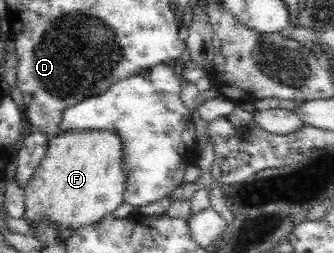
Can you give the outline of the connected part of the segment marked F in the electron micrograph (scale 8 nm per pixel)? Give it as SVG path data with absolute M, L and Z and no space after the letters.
M68 132L54 136L48 142L46 156L32 178L23 186L24 195L24 222L30 228L29 234L36 233L40 222L55 230L76 230L84 226L92 226L102 222L123 203L125 178L121 169L121 144L119 138L107 132Z

